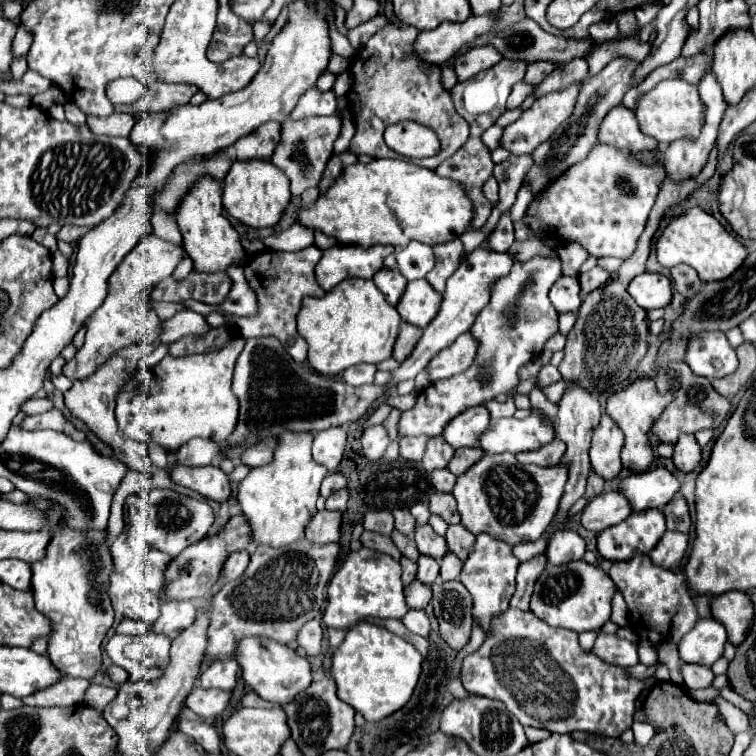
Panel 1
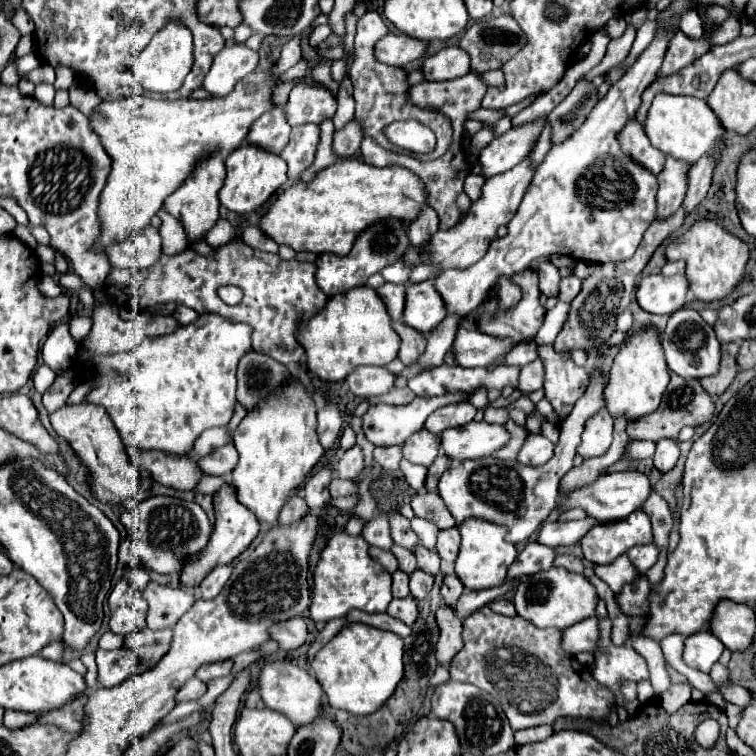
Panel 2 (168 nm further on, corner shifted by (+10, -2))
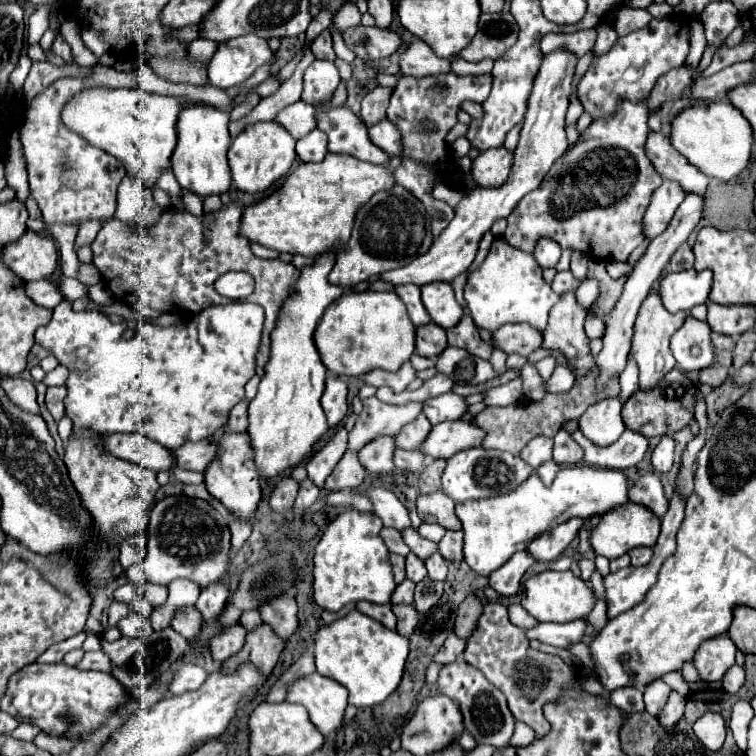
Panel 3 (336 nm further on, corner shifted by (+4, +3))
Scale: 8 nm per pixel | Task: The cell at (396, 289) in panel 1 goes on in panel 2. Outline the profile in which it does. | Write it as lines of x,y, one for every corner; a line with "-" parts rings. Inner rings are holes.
384,284
382,288
376,290
380,300
386,304
388,314
392,320
402,320
402,308
404,308
404,286
398,284

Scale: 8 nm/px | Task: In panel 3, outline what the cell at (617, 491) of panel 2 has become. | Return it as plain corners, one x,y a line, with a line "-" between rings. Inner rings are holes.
564,467
558,471
552,485
544,485
542,479
532,473
520,487
508,495
496,495
488,499
472,499
456,505
456,517
462,521
464,531
464,561
478,573
490,575
502,567
516,551
524,551
532,539
552,531
556,525
580,517
604,515
614,507
628,501
628,485
624,473
598,467

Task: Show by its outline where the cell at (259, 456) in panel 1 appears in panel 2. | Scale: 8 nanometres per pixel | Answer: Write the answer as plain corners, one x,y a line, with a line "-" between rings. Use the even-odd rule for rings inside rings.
226,444
222,448
216,448
210,456
198,460
198,466
204,474
216,474
216,476
230,476
230,472
238,464
238,450
234,444

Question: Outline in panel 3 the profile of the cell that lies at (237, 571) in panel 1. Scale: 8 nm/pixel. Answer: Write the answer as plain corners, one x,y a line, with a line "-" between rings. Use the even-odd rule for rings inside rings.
212,583
212,587
206,587
200,593
200,597
196,601
196,609
202,613
204,621
210,621
222,613
226,599
228,599
226,583

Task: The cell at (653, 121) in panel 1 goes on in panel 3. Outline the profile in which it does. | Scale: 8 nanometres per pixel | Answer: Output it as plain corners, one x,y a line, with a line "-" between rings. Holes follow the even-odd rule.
712,101
698,103
676,115
672,121
670,141
672,147
676,147
704,175
730,181
746,169
754,137
748,119
744,119
744,115
732,103

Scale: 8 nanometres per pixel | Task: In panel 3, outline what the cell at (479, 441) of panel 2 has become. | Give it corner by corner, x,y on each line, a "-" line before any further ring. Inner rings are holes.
444,421
432,427
428,437
420,443
420,453
432,459
450,459
456,451
478,447
484,439
484,431
468,421

